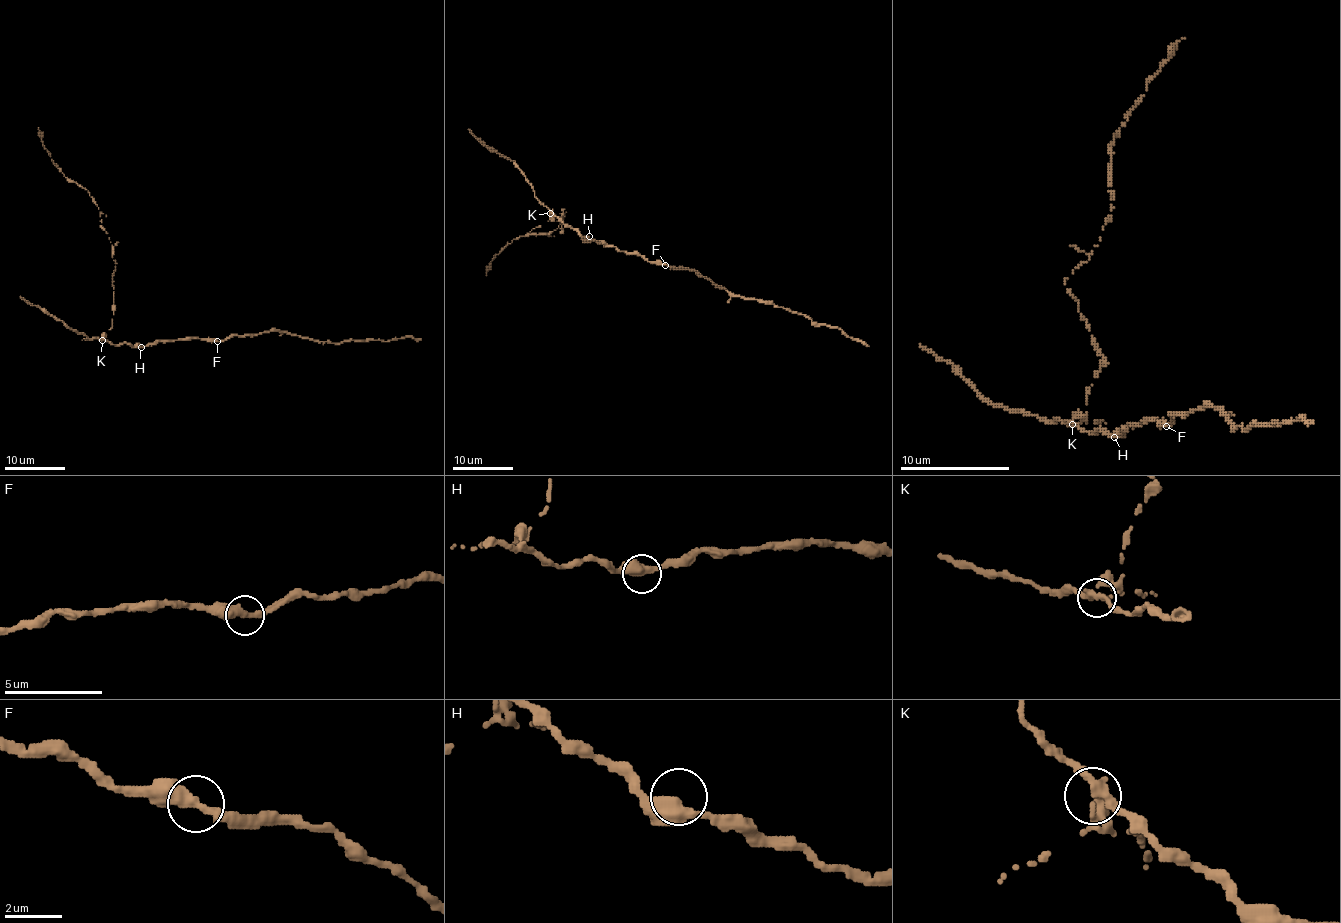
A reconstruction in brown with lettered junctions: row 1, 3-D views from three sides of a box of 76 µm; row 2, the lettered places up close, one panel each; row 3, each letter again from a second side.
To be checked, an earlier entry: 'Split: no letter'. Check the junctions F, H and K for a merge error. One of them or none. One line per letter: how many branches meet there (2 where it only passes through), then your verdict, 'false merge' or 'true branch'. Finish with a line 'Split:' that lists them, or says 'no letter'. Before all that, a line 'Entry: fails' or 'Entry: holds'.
Entry: fails
F: 2 | true branch
H: 3 | true branch
K: 3 | false merge
Split: K

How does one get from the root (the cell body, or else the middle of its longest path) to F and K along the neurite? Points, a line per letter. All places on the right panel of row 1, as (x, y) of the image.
F: (1106, 431), (1119, 434), (1144, 420), (1157, 420), (1166, 426)
K: (1106, 431), (1103, 429), (1084, 431), (1073, 423)

